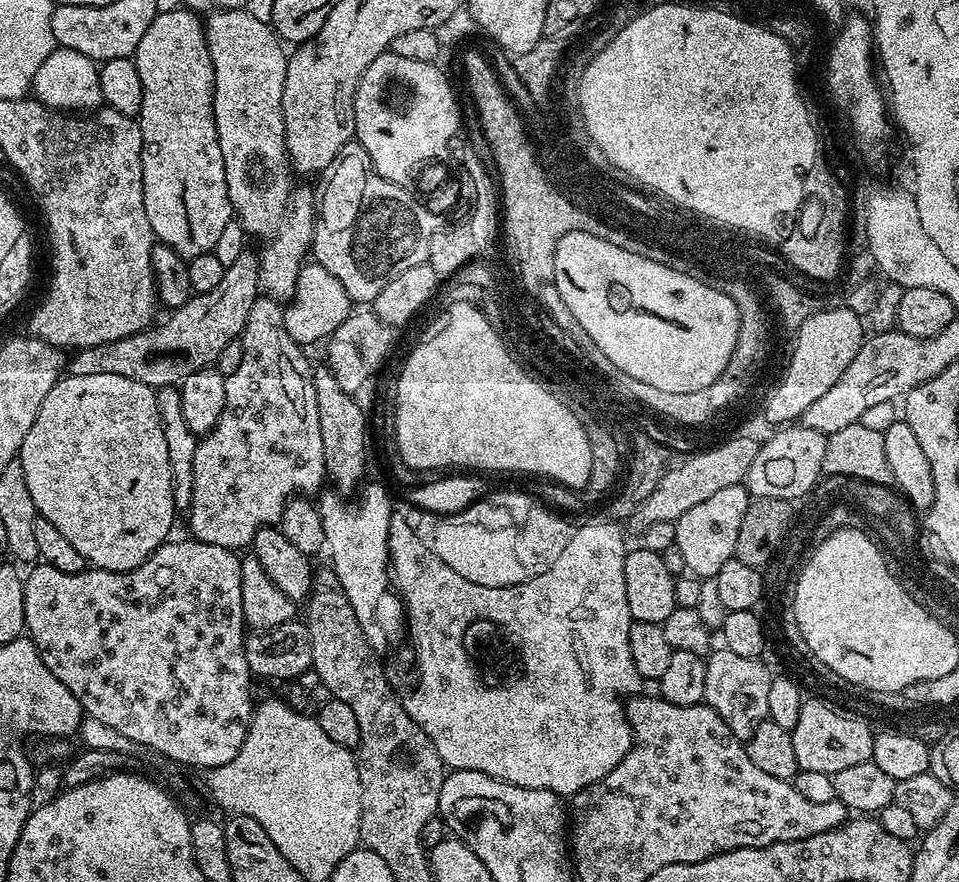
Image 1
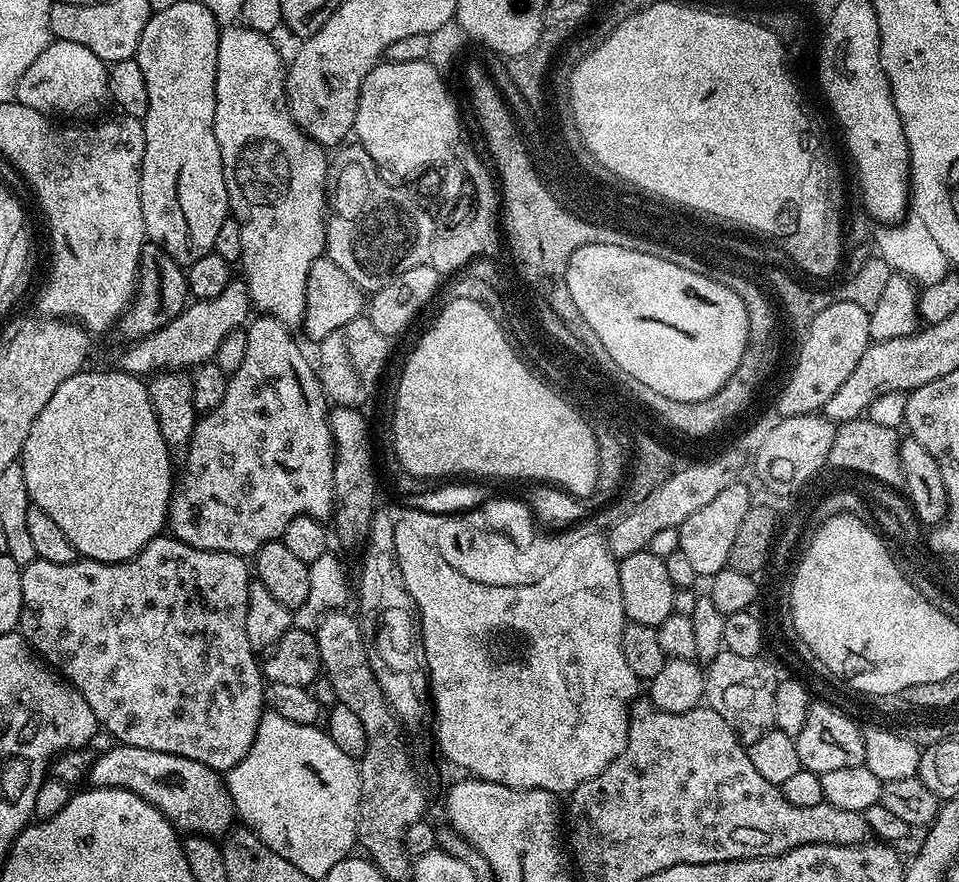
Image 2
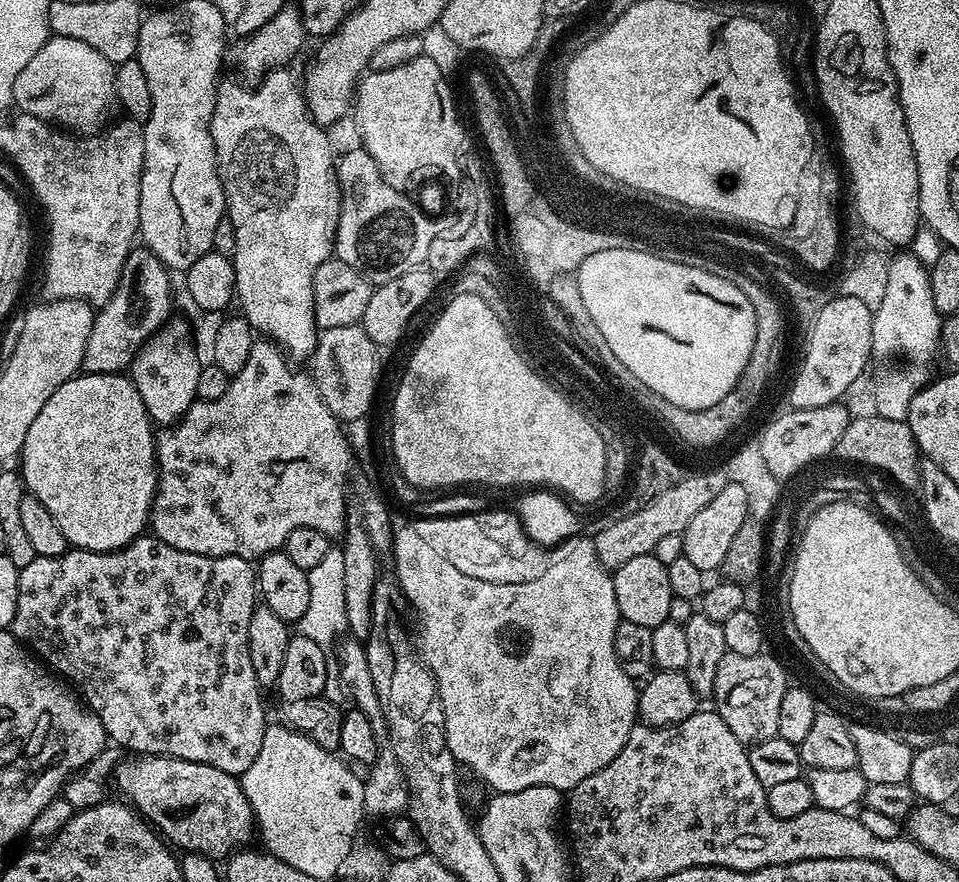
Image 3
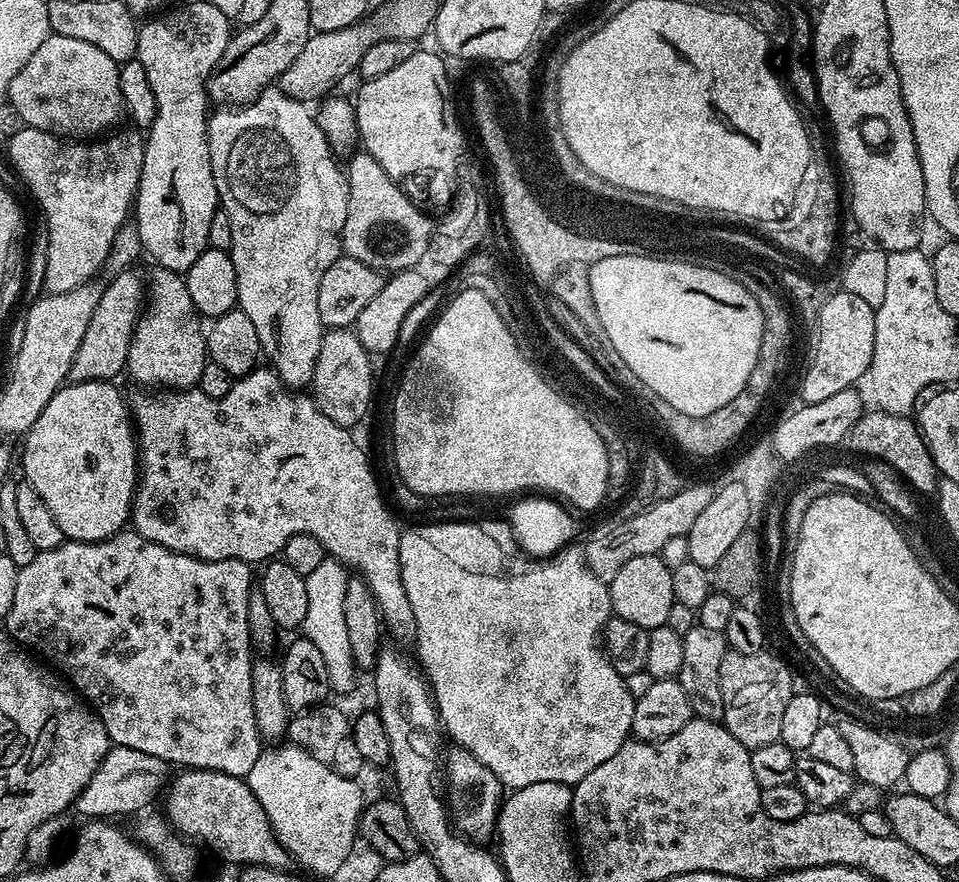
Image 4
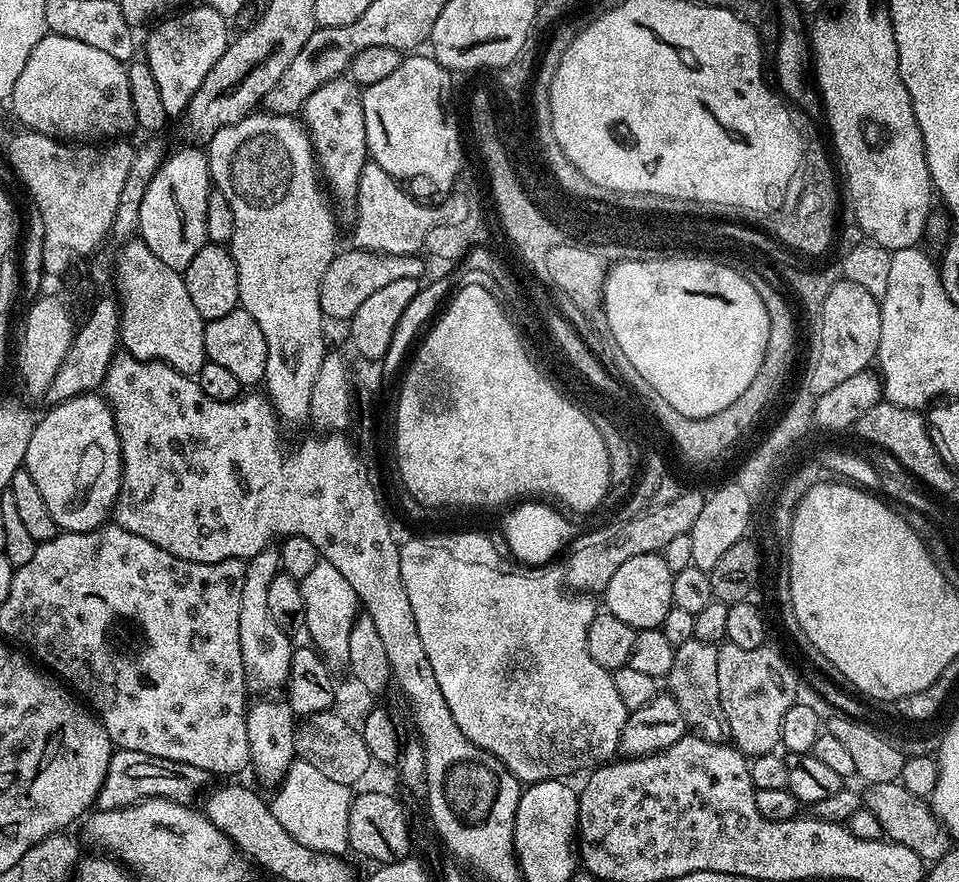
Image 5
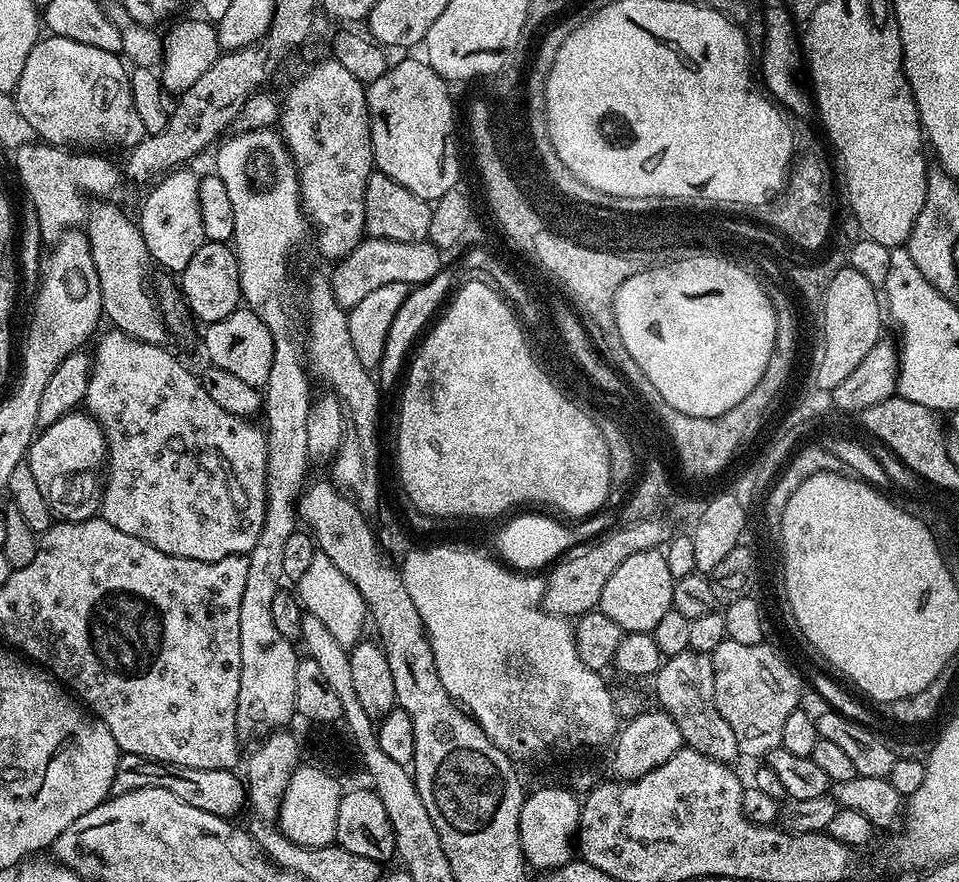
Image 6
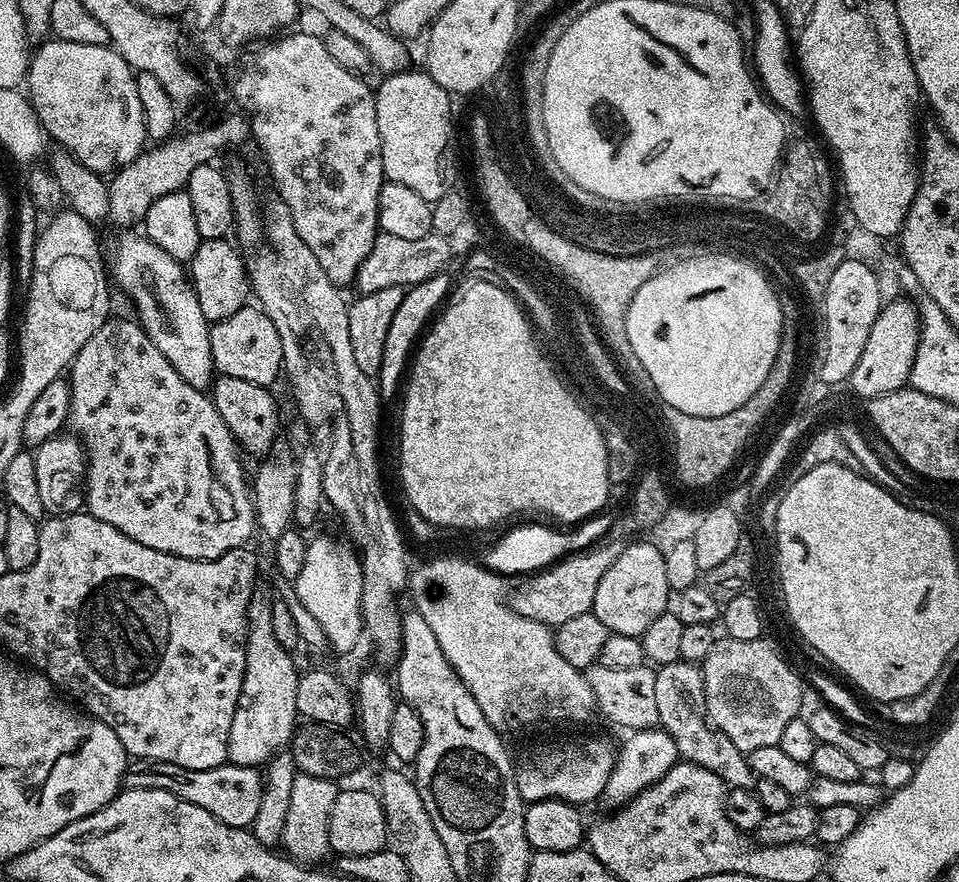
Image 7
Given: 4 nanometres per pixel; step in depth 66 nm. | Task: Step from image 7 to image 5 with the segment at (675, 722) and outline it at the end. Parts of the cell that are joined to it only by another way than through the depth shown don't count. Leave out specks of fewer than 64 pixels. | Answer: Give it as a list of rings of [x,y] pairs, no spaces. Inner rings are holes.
[[[692,637],[677,645],[674,664],[666,677],[667,691],[678,702],[689,729],[710,741],[723,743],[729,739],[729,722],[722,710],[718,685],[719,649],[710,643]]]

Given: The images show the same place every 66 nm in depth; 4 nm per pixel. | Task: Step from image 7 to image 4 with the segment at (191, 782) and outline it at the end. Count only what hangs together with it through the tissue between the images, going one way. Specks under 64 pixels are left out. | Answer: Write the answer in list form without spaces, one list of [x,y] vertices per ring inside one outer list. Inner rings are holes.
[[[112,746],[98,762],[98,770],[86,782],[82,794],[78,794],[74,805],[77,817],[93,820],[108,820],[128,816],[131,812],[143,813],[148,803],[165,791],[170,780],[170,765],[162,758],[154,758],[150,754],[142,754],[142,750],[130,750],[130,746]]]

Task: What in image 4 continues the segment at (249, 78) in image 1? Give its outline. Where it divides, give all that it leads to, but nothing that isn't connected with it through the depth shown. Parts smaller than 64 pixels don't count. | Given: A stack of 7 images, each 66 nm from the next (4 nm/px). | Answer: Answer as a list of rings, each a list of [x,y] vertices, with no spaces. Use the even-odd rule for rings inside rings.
[[[279,87],[265,88],[257,100],[251,104],[237,107],[235,110],[216,110],[208,118],[208,145],[210,146],[210,166],[214,170],[214,186],[220,195],[219,207],[230,218],[230,238],[232,247],[230,255],[234,262],[234,274],[238,278],[239,311],[254,322],[254,330],[258,330],[258,342],[263,355],[273,372],[277,372],[280,381],[289,389],[300,390],[311,385],[314,366],[318,362],[318,350],[322,350],[322,338],[326,331],[322,322],[322,314],[318,312],[318,282],[322,282],[322,274],[334,266],[334,262],[342,254],[342,237],[346,222],[346,202],[348,201],[348,178],[343,167],[336,165],[334,149],[329,144],[326,134],[320,128],[320,121],[303,100],[290,98]]]

